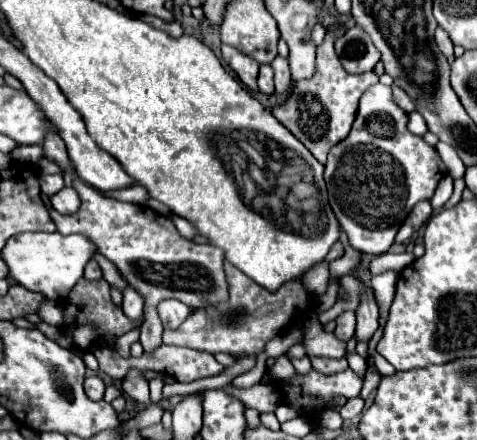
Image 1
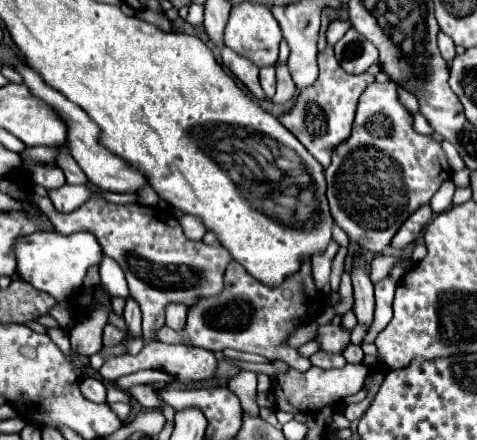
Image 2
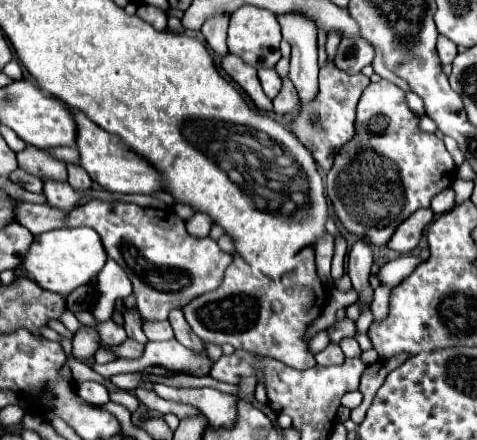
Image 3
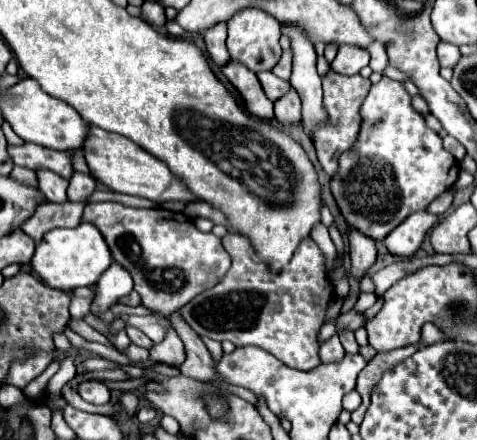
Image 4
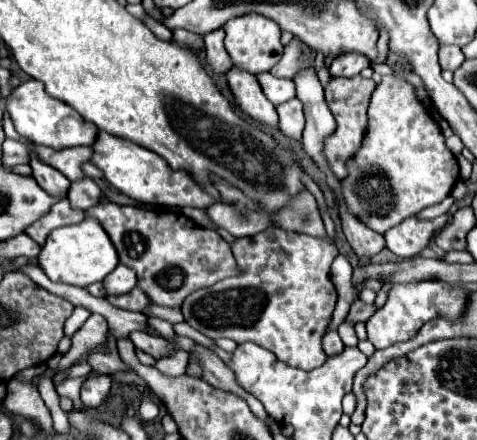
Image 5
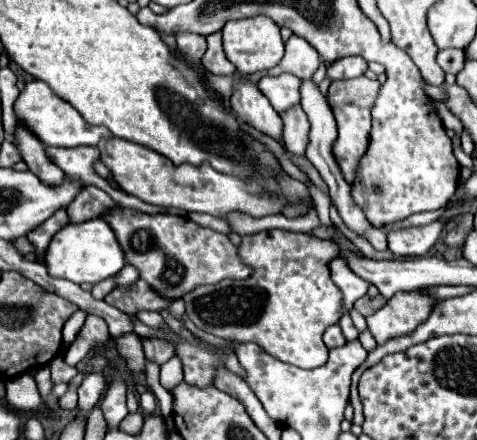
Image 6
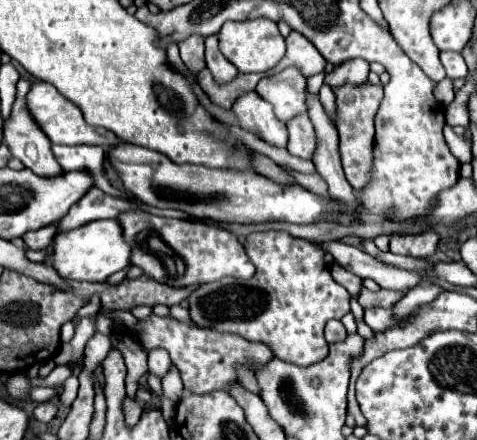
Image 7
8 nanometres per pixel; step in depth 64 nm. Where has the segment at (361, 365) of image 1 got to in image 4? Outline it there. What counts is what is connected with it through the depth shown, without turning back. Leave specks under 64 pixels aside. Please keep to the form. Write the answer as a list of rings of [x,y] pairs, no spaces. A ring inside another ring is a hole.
[[[340,330],[338,336],[340,336],[340,342],[342,342],[342,346],[344,346],[346,352],[358,352],[358,342],[356,342],[356,338],[354,338],[354,332],[350,332],[350,330]]]

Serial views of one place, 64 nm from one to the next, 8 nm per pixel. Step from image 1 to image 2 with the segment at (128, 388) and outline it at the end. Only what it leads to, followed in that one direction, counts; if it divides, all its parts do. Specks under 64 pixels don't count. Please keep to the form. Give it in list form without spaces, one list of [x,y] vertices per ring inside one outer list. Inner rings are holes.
[[[140,384],[140,386],[130,388],[130,394],[132,394],[142,406],[146,406],[148,410],[162,410],[162,406],[164,406],[164,404],[158,400],[154,388],[148,386],[148,384]]]

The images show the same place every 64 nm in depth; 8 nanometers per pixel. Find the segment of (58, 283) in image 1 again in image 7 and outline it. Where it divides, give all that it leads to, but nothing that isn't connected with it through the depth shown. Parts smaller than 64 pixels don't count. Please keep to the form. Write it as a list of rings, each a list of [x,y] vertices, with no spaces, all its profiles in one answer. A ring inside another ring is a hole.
[[[94,220],[54,238],[52,264],[62,278],[84,282],[106,282],[110,274],[130,266],[130,252],[132,248],[124,240],[124,232],[118,220]]]

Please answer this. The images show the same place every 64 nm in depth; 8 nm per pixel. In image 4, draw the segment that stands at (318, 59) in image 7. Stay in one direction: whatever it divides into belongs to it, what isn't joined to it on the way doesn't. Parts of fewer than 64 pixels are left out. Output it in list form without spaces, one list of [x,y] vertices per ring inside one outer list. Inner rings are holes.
[[[286,50],[280,58],[280,62],[272,68],[272,72],[278,76],[278,78],[284,78],[288,80],[290,78],[290,72],[292,72],[292,50]]]

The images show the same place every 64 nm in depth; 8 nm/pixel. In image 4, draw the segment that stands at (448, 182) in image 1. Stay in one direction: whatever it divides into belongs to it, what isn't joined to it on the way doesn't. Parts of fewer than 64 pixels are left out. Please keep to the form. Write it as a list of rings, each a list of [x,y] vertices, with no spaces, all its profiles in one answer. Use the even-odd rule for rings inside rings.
[[[448,190],[448,192],[444,192],[444,196],[438,196],[426,210],[430,212],[430,214],[436,214],[436,216],[442,216],[442,214],[446,214],[448,210],[450,210],[450,206],[452,206],[452,200],[454,200],[454,192],[452,190]]]

